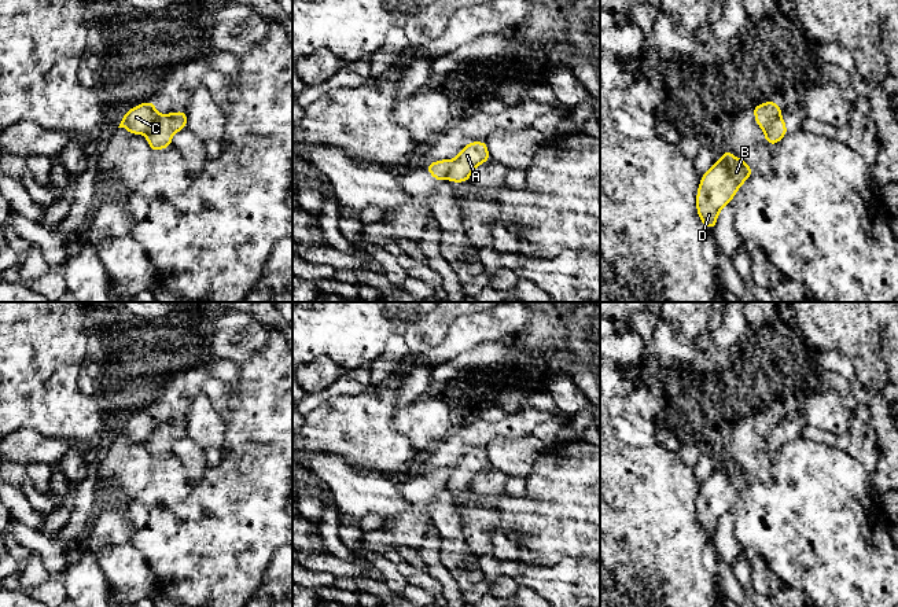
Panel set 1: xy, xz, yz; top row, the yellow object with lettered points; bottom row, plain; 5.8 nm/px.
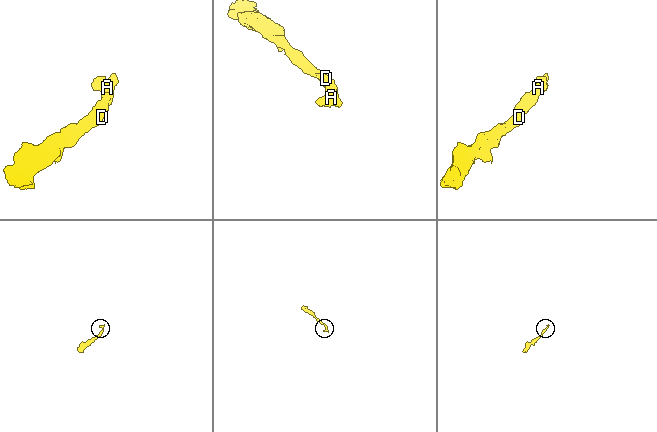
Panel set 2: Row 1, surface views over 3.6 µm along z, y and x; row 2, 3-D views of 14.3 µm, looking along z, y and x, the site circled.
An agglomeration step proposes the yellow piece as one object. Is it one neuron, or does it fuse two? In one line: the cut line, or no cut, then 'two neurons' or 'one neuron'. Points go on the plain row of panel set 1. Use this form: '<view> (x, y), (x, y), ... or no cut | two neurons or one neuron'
yz (780, 422), (764, 438) | two neurons

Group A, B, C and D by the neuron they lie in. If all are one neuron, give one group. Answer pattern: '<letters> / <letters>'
A B D / C

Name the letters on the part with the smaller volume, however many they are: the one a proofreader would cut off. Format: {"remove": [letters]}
{"remove": ["C"]}

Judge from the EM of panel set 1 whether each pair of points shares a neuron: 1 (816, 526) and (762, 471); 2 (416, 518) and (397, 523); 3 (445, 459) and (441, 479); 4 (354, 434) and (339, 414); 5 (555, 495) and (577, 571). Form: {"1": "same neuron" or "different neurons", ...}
{"1": "different neurons", "2": "same neuron", "3": "different neurons", "4": "same neuron", "5": "different neurons"}

